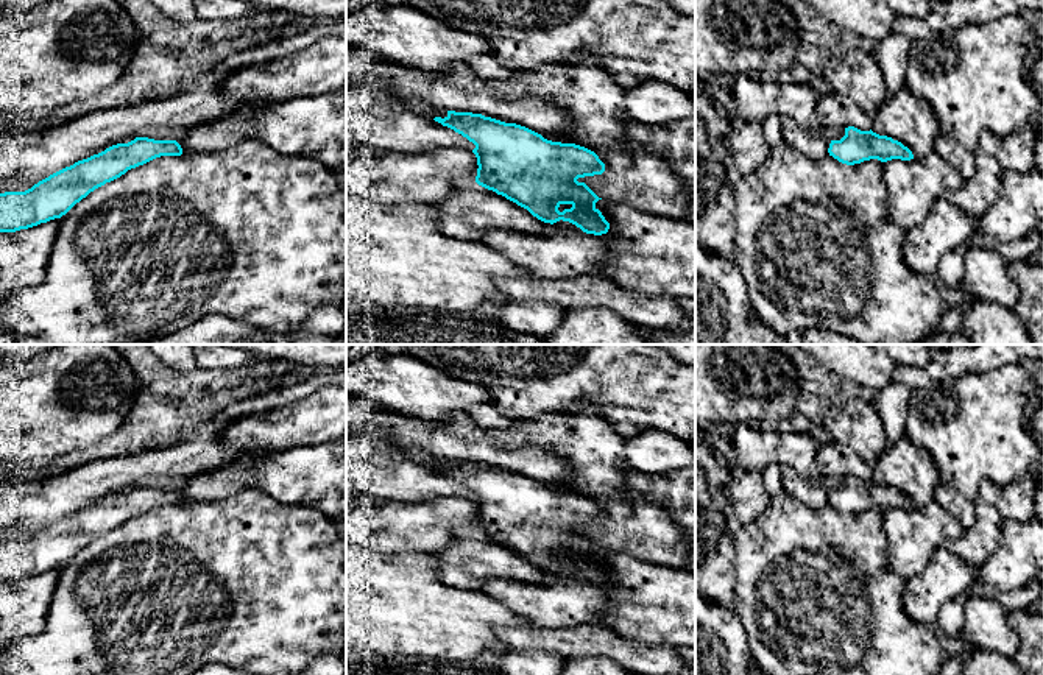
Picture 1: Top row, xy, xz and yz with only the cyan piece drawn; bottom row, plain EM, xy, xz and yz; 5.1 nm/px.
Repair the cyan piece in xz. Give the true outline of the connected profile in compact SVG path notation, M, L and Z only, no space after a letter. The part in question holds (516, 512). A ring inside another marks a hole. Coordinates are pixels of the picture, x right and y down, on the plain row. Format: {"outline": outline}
{"outline": "M447 460L444 468L435 471L454 479L476 494L472 502L477 507L476 532L518 555L527 558L544 572L569 571L586 583L602 585L610 572L596 557L599 547L578 527L602 524L605 513L599 505L575 493L561 493L544 488L541 483L516 474L505 472L482 463Z"}

